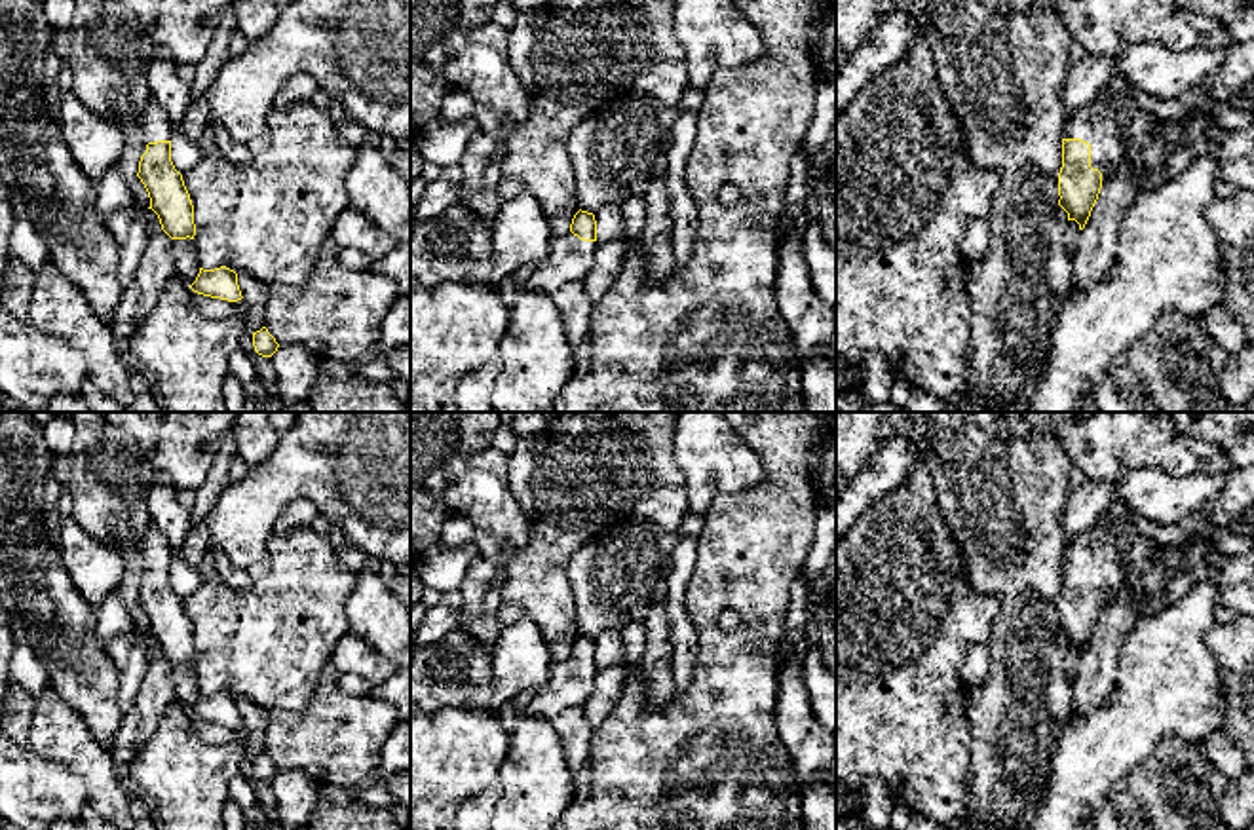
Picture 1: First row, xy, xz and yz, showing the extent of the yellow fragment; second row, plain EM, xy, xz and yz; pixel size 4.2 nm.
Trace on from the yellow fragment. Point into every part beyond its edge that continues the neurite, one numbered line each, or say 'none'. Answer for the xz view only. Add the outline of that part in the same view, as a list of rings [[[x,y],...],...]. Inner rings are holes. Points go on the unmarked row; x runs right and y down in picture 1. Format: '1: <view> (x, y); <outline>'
1: xz (569, 686); [[[572,657],[551,663],[547,682],[534,691],[524,714],[553,722],[566,710],[581,708],[595,689],[597,667],[583,667]]]

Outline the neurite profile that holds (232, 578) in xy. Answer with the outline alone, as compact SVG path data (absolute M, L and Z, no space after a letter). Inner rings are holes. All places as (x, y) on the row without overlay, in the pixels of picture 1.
M213 551L218 581L224 591L243 591L253 579L247 570L238 568L230 558L226 558L220 551Z

